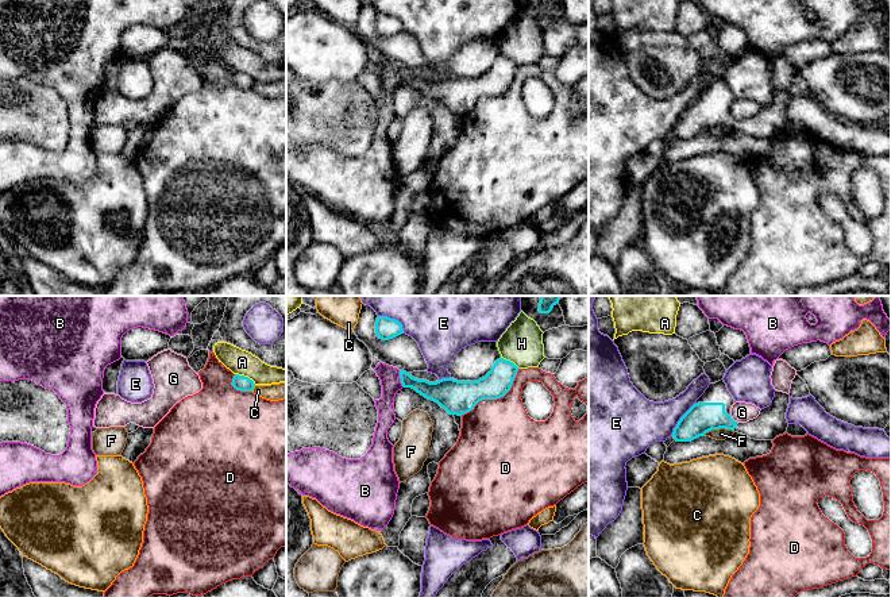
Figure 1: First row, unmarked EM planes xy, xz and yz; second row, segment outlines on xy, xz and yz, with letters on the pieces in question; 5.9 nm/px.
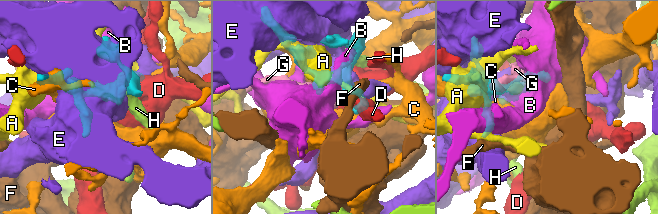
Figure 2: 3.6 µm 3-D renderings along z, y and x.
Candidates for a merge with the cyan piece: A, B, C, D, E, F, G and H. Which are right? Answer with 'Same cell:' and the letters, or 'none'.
Same cell: none

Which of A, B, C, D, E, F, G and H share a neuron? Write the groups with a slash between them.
A / B / C G / D / E / F / H

